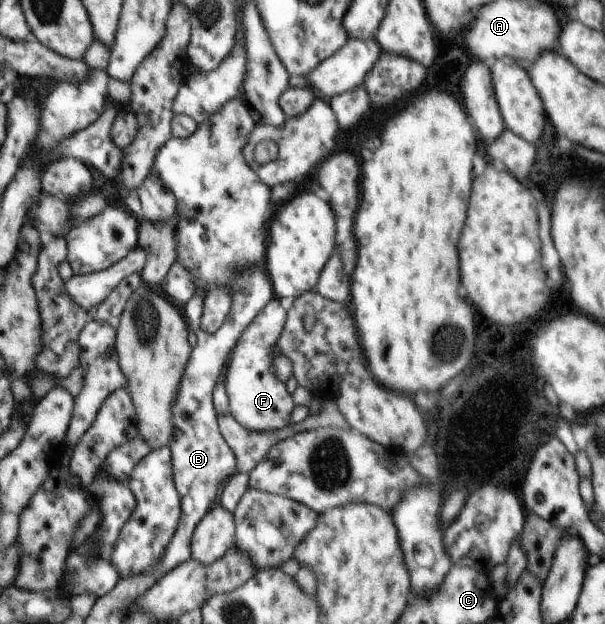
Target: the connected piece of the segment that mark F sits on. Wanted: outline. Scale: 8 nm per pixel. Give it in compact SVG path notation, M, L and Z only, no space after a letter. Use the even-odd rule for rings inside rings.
M273 296L241 333L222 379L229 398L230 414L241 426L258 433L283 428L295 406L285 382L278 379L272 369L273 348L286 325L286 310L279 301Z

